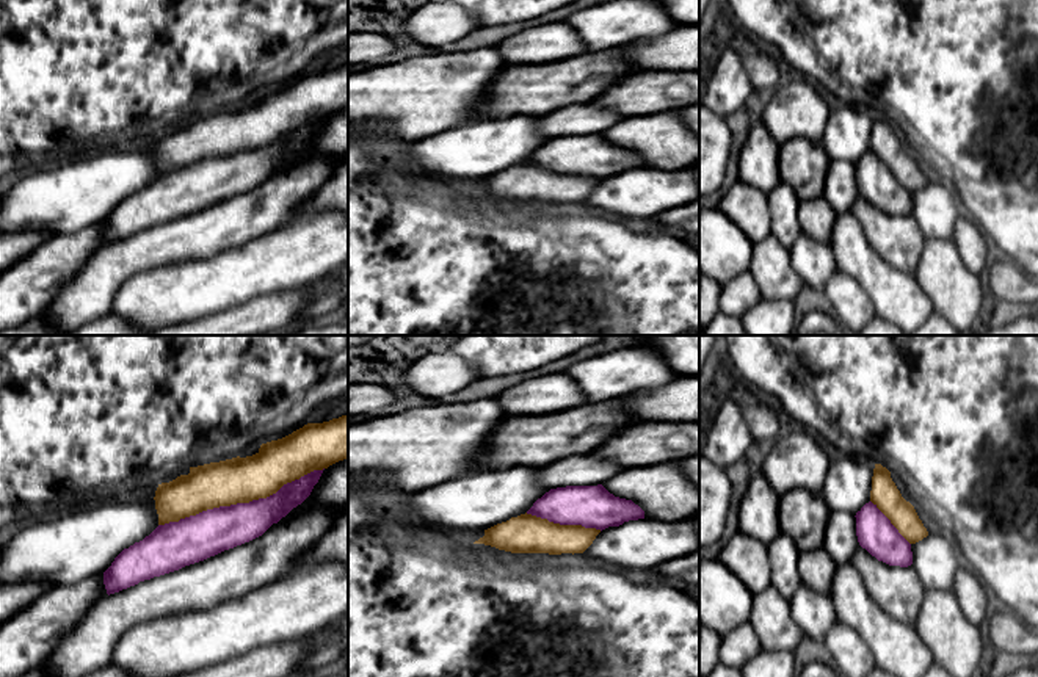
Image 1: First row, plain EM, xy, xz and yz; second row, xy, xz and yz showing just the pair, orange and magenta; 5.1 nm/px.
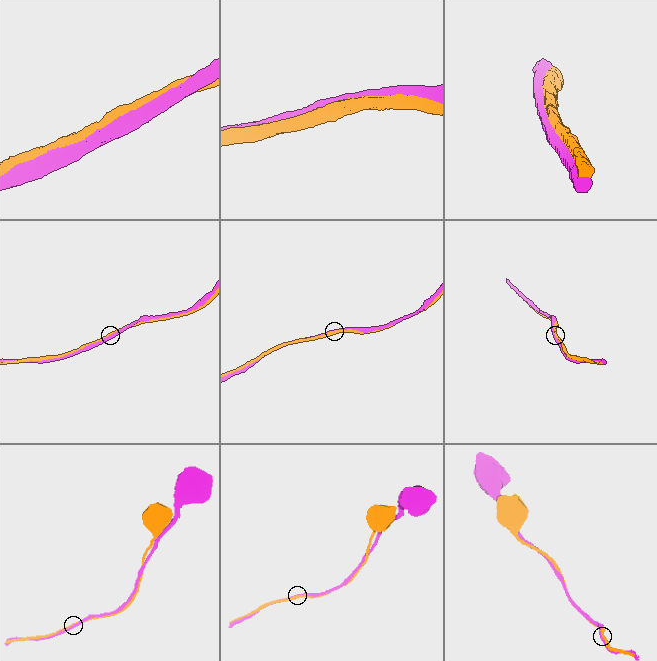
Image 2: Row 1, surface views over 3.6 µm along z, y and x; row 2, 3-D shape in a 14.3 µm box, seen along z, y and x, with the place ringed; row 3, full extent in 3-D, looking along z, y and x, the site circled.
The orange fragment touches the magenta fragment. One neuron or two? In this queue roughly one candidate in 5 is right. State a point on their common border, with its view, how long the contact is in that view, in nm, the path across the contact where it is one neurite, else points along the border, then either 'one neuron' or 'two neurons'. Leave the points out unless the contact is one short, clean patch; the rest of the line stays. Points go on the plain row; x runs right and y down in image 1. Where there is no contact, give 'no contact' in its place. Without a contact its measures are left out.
meets orange in xy at (240, 151); contact 900 nm long; two neurons

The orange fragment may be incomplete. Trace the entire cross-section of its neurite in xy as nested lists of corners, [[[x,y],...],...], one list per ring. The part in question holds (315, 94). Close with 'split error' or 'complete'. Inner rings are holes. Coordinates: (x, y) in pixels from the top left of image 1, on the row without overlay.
[[[348,63],[307,72],[282,88],[262,92],[252,105],[190,116],[188,124],[158,133],[154,146],[158,174],[267,147],[284,133],[347,107]]]; complete

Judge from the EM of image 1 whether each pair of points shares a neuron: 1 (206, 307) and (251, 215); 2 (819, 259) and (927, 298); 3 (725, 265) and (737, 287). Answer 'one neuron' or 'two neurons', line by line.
1: two neurons
2: one neuron
3: two neurons

